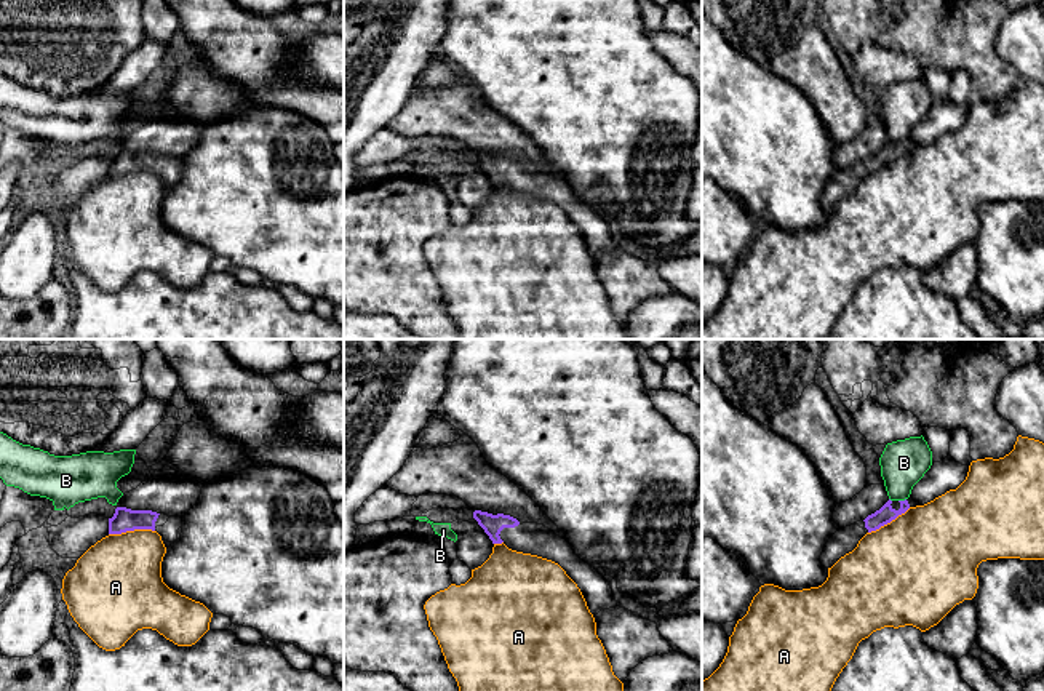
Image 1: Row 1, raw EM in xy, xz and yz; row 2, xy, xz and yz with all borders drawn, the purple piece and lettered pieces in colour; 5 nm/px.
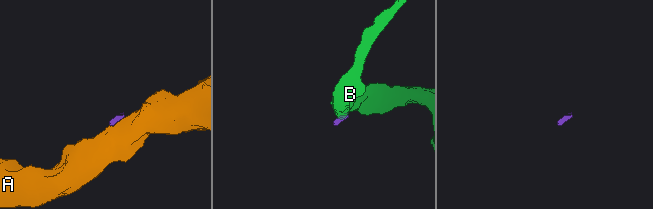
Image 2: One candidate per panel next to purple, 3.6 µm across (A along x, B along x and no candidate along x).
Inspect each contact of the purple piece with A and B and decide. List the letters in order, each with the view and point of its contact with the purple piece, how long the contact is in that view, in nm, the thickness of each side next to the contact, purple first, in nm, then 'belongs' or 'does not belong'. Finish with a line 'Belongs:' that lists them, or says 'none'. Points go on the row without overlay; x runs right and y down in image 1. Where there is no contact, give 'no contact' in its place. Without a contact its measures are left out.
A: xy (131, 171) | 240 nm | 120/420 nm | does not belong
B: yz (902, 143) | 40 nm | 90/240 nm | does not belong
Belongs: none

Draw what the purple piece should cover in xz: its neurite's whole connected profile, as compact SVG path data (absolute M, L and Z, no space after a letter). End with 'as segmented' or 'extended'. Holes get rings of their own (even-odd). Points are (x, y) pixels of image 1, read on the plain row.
M473 154L473 160L489 178L492 186L505 186L508 190L537 197L558 205L580 230L593 259L601 251L616 250L609 224L588 205L580 202L571 186L553 173L537 165L520 165L504 155Z; extended

